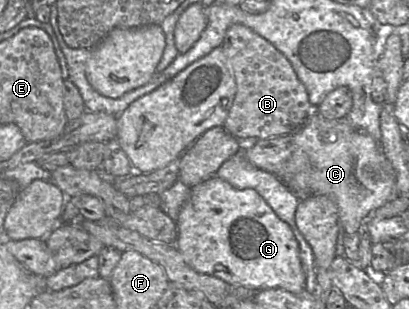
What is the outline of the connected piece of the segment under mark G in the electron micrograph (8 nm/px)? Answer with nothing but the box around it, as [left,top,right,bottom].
[175,175,306,293]

